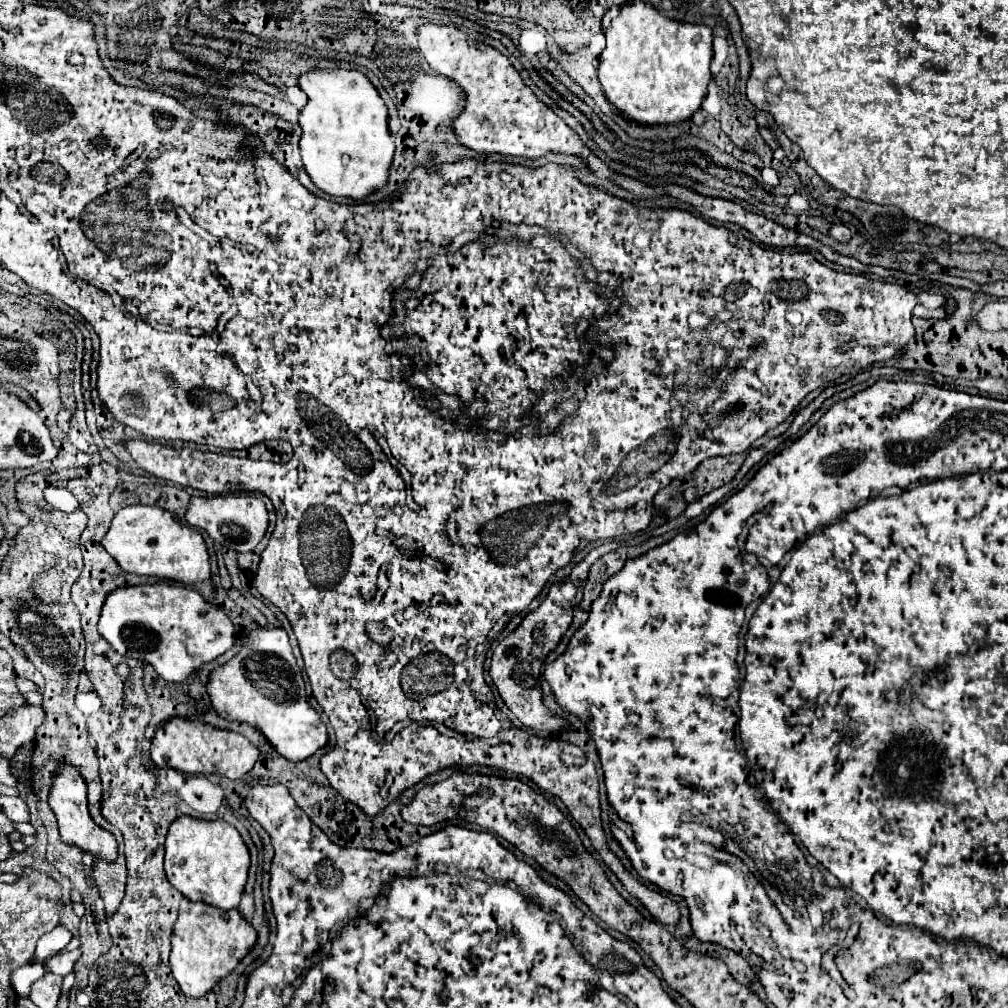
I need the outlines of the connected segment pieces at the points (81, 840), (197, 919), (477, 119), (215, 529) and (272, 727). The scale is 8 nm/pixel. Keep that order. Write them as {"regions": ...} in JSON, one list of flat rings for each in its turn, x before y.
{"regions":[[[59,762,59,770,53,772,51,776,51,792,49,792,49,806,57,816,59,822,59,832,61,832,61,840,71,842,75,846,79,846,81,850,91,852,93,856,105,858,105,860,115,860,117,858,117,842,115,836,97,826,89,814,89,806,87,806,87,784,85,778,81,776,81,772,77,770,77,766,69,764,69,762]],[[189,902,187,910,179,910,179,918,171,934,171,972,181,992,199,998,211,990,211,986,231,972,239,960,253,948,257,940,255,928,245,922,237,908,221,910,211,908,205,902]],[[425,22,417,26,417,38,419,38,419,50,429,62,429,66,435,72,455,80,467,94,467,106,463,114,455,120,455,134,461,144,481,154,501,152,505,156,525,156,525,158,539,158,549,150,563,154,579,154,589,162,589,166,595,170,599,178,611,178,615,184,641,198,659,194,659,186,655,188,637,178,617,174,607,166,605,160,595,156,593,150,579,138,579,134,571,130,563,118,559,118,533,94,533,90,523,82,521,74,513,68,513,64,505,54,503,54,503,68,481,68,485,62,485,54,489,54,489,46,461,32,457,26,439,26]],[[233,494,191,496,185,520,195,528,205,530,221,546,229,546,235,552,253,550,267,532,267,508,265,502,255,496,233,496]],[[257,628,257,630,249,632,243,638,241,650,227,664,221,664,211,672,211,676,207,680,207,694,209,694,211,704,219,716,223,716,227,720,251,724,271,742,271,746,281,756,285,756,291,762,299,762,299,760,313,756,329,740,327,728,321,722,321,716,307,702,303,676,301,676,301,670,293,658,291,644,289,644,287,632,283,628]]]}

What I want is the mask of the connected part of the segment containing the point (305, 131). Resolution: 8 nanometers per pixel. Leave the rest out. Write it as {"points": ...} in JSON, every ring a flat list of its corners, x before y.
{"points":[[323,68,301,74,299,88,309,98,299,114,301,158,307,174,317,184,317,188,327,192,329,196,349,196,349,198,363,198,369,196,373,190,383,188,387,184,395,144,391,140,387,126,387,106,379,96,377,88,369,82,369,78,359,70]]}

